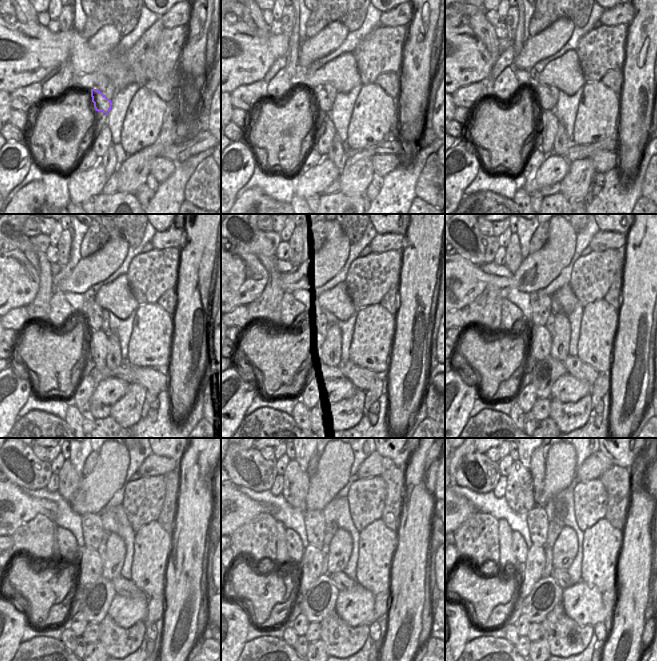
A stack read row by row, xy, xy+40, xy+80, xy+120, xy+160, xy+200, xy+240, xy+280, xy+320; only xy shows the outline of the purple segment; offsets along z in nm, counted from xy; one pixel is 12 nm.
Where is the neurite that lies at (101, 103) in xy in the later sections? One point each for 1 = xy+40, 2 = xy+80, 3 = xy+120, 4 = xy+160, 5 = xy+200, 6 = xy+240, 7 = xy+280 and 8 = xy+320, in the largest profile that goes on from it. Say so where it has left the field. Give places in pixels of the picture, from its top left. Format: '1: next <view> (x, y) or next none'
1: next xy+40 (322, 101)
2: next xy+80 (543, 96)
3: next xy+120 (93, 316)
4: next xy+160 (318, 310)
5: next xy+200 (540, 303)
6: next xy+240 (92, 526)
7: next xy+280 (315, 523)
8: next xy+320 (537, 520)

